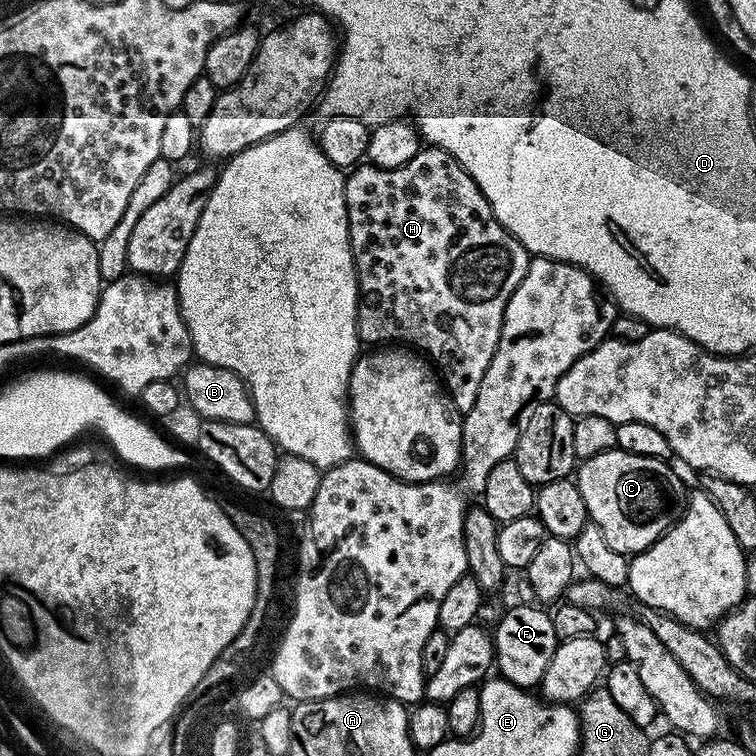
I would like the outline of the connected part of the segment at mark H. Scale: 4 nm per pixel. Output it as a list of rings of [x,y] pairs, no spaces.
[[[431,146],[421,147],[420,152],[414,154],[410,162],[406,162],[406,166],[398,166],[394,170],[375,168],[367,162],[361,164],[361,168],[354,169],[352,173],[349,171],[344,181],[348,237],[352,247],[352,260],[356,264],[356,330],[365,345],[384,346],[389,342],[399,342],[431,357],[435,367],[442,373],[442,383],[448,389],[454,406],[460,413],[466,413],[474,406],[474,401],[478,398],[478,386],[482,386],[482,378],[486,378],[486,370],[494,358],[494,350],[498,350],[504,311],[514,290],[528,272],[530,253],[524,249],[522,242],[518,242],[518,238],[510,235],[496,221],[490,202],[484,197],[482,190],[478,190],[474,178],[470,178],[465,168],[446,150]]]

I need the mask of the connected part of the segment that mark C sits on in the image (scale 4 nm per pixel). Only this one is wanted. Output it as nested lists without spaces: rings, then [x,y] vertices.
[[[617,447],[602,454],[594,454],[594,458],[589,460],[579,461],[574,479],[582,494],[582,502],[586,502],[588,519],[600,527],[602,538],[610,542],[613,550],[618,550],[623,556],[631,558],[638,552],[645,552],[654,542],[658,542],[658,538],[665,536],[669,528],[676,523],[678,513],[686,504],[686,491],[684,492],[684,484],[672,466],[667,460],[642,458],[642,454],[630,454]]]

